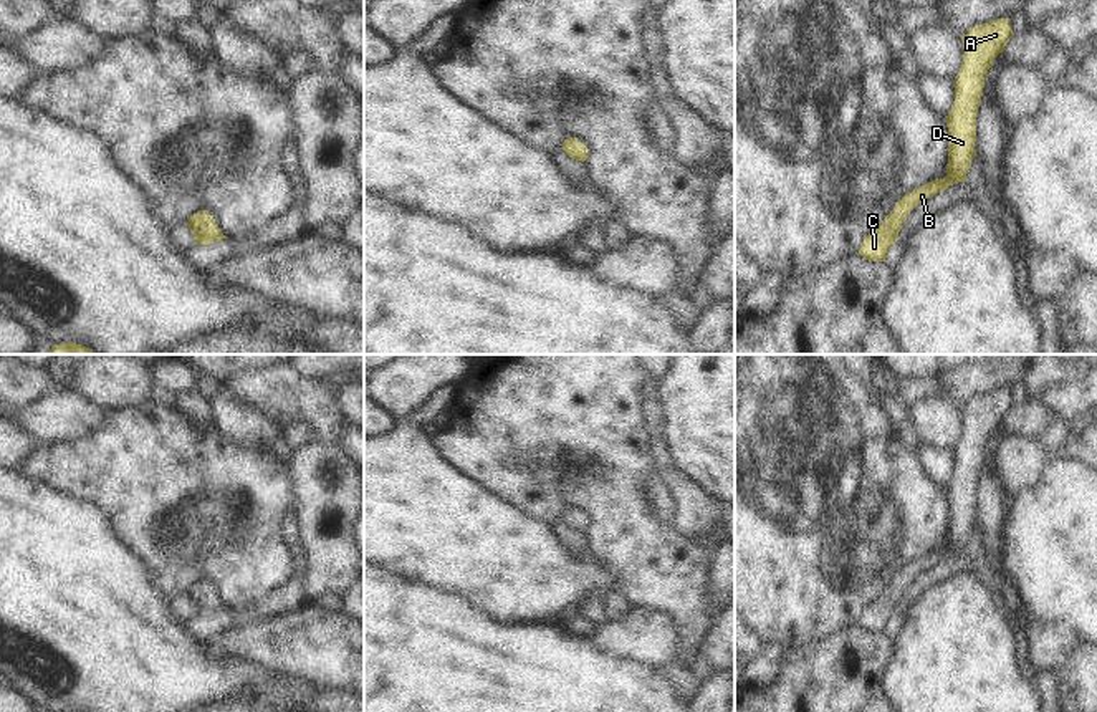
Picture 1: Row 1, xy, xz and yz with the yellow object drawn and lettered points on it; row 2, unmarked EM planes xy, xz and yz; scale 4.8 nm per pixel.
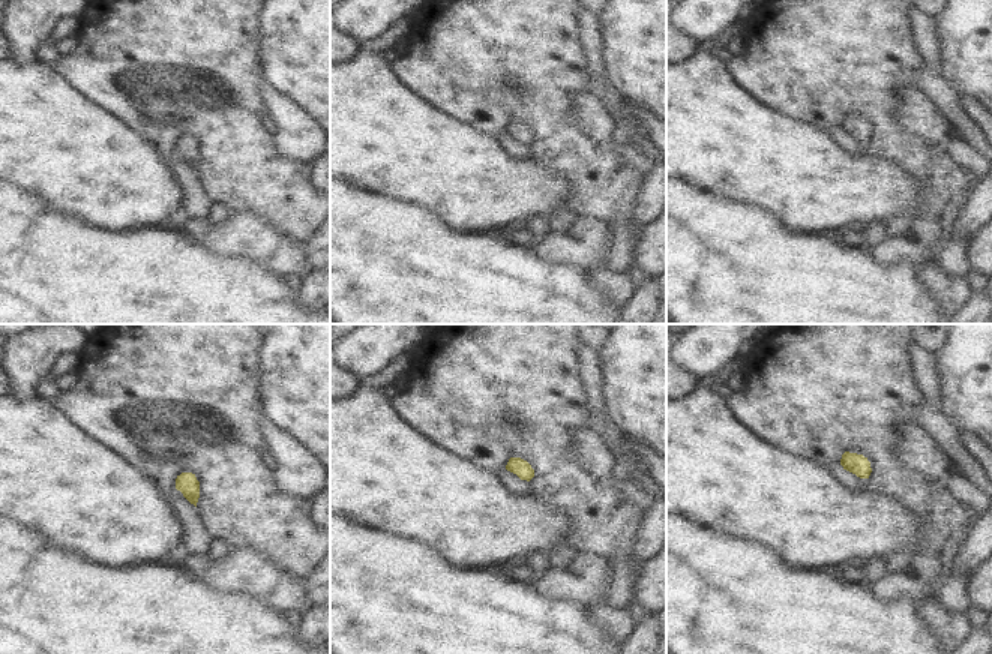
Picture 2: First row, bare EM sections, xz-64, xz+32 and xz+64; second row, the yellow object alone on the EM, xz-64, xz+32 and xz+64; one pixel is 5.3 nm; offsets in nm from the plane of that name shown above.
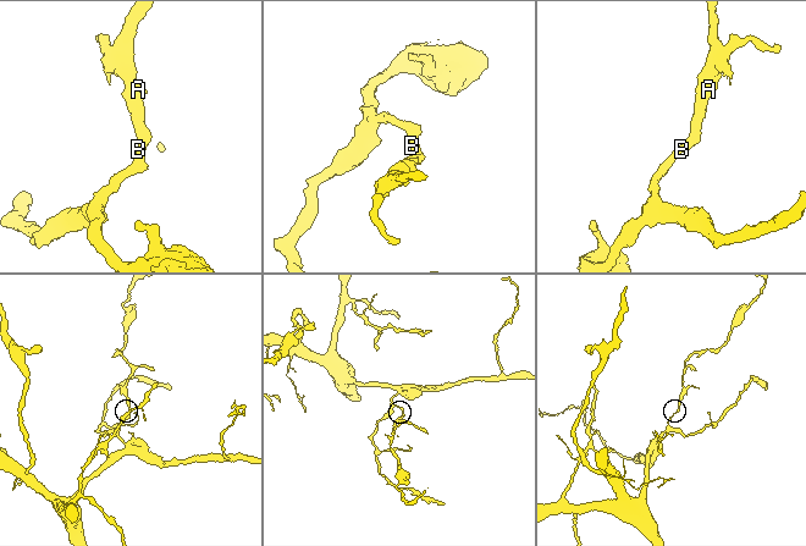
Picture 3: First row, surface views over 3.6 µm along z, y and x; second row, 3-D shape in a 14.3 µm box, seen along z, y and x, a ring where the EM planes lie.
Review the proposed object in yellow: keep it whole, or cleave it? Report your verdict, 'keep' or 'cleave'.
keep

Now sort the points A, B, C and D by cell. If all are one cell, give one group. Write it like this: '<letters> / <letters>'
A B C D

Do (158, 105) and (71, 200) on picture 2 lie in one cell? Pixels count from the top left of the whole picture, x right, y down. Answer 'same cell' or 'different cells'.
different cells

